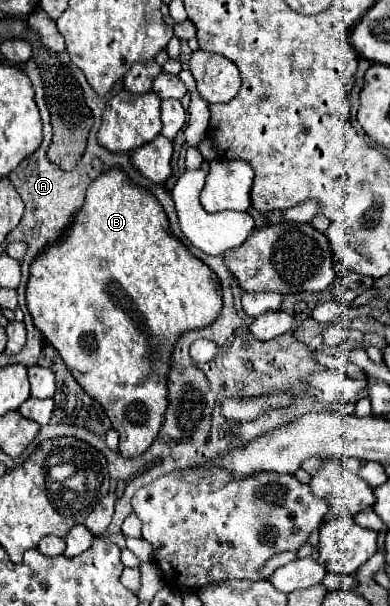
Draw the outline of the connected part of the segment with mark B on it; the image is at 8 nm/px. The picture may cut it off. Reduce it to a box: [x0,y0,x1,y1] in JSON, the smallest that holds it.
[27,167,223,457]

